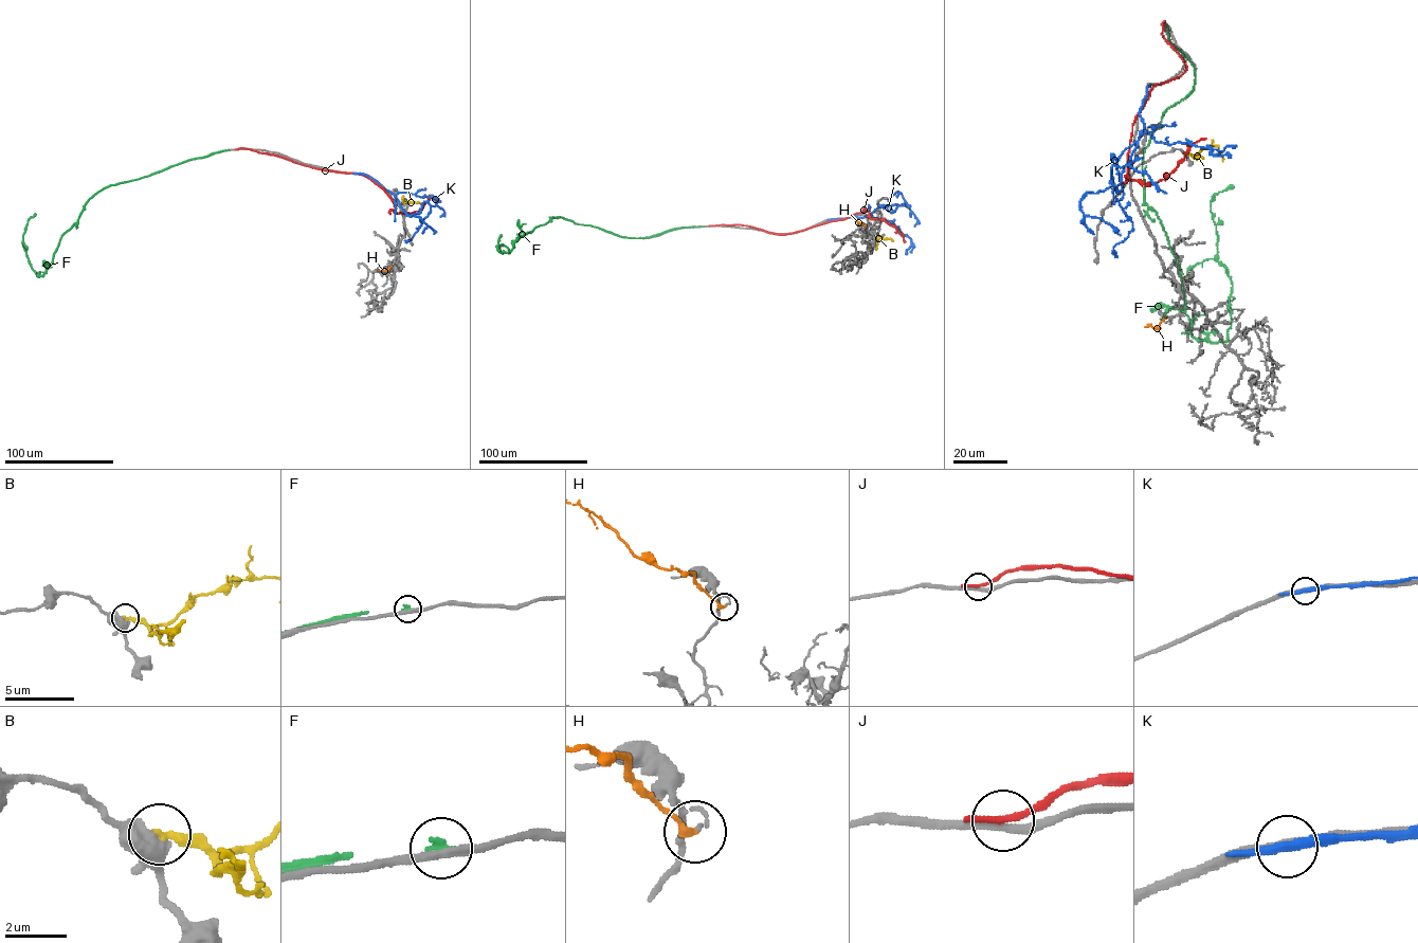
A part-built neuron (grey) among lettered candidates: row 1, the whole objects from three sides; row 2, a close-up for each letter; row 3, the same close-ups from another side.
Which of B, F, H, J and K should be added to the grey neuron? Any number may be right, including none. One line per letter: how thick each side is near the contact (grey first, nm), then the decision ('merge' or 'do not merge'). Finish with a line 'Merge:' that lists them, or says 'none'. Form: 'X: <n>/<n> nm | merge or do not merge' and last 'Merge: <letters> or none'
B: 480/280 nm | do not merge
F: 300/190 nm | do not merge
H: 80/200 nm | do not merge
J: 280/280 nm | do not merge
K: 320/280 nm | do not merge
Merge: none

